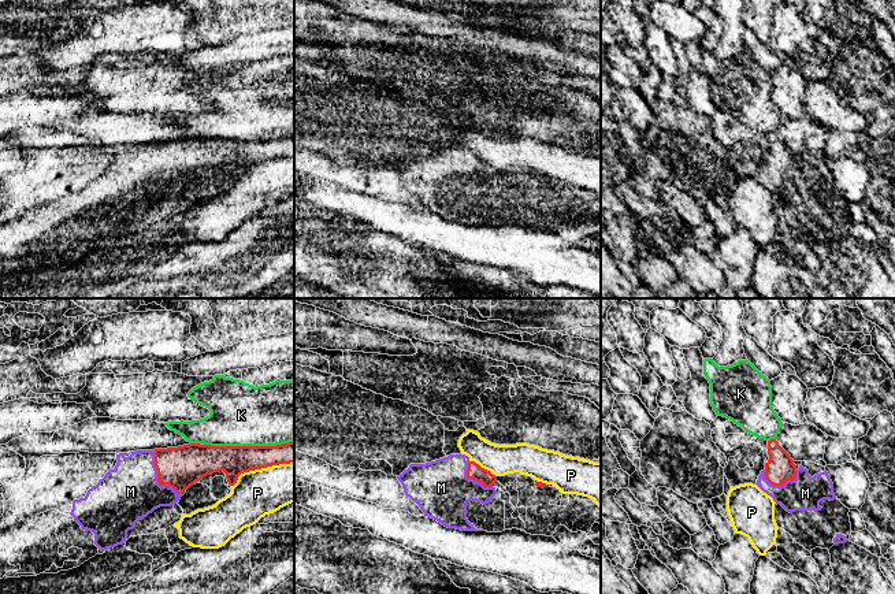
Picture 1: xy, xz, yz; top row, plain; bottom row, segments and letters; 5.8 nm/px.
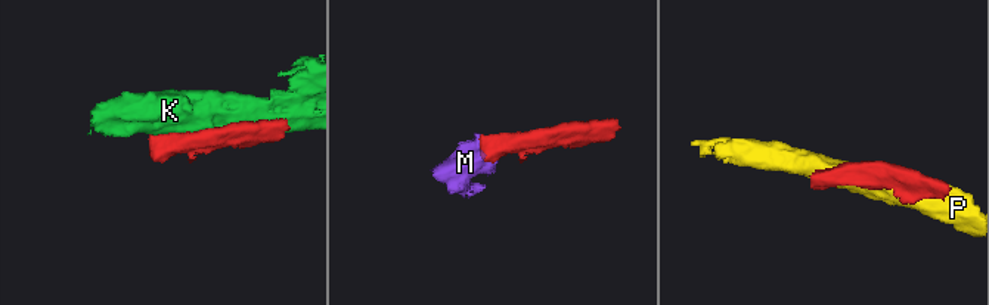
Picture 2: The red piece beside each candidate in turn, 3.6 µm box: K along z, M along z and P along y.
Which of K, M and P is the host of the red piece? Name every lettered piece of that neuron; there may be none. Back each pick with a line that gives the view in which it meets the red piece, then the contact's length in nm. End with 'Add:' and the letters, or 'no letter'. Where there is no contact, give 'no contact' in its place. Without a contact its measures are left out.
M: contact in xy; length 300 nm
Add: M

